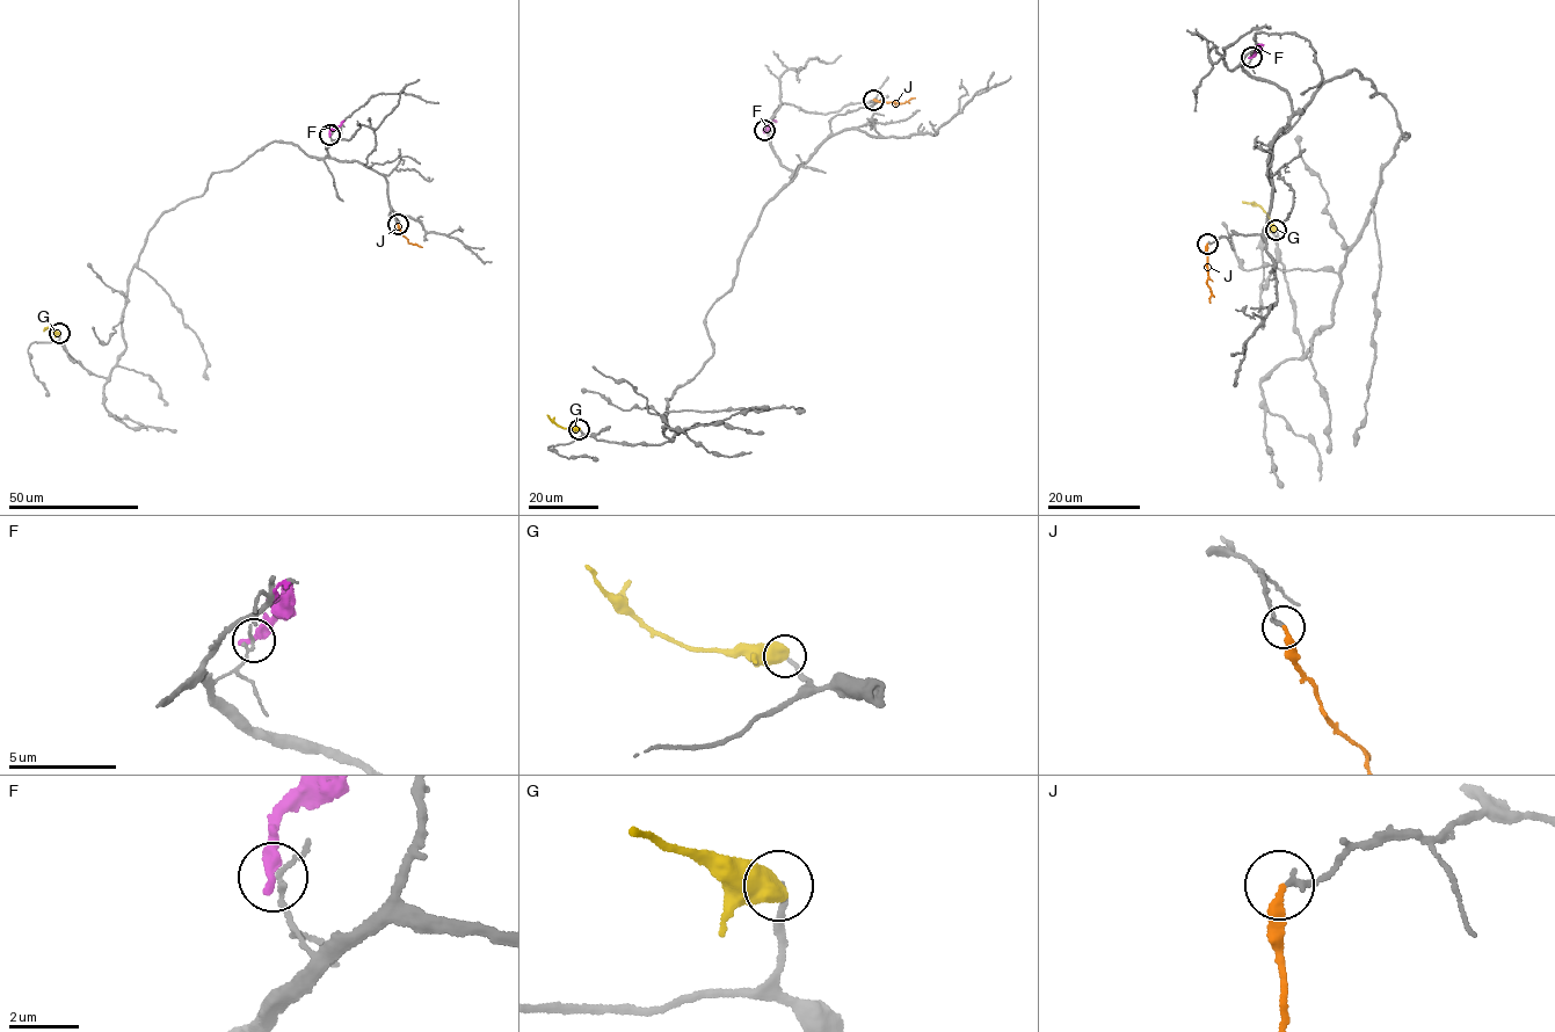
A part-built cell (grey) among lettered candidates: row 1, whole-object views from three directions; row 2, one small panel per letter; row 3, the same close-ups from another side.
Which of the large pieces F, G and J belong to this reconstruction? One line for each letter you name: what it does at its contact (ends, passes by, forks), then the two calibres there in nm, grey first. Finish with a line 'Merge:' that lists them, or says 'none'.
J: it ends; calibres 190 and 260 nm
Merge: J

